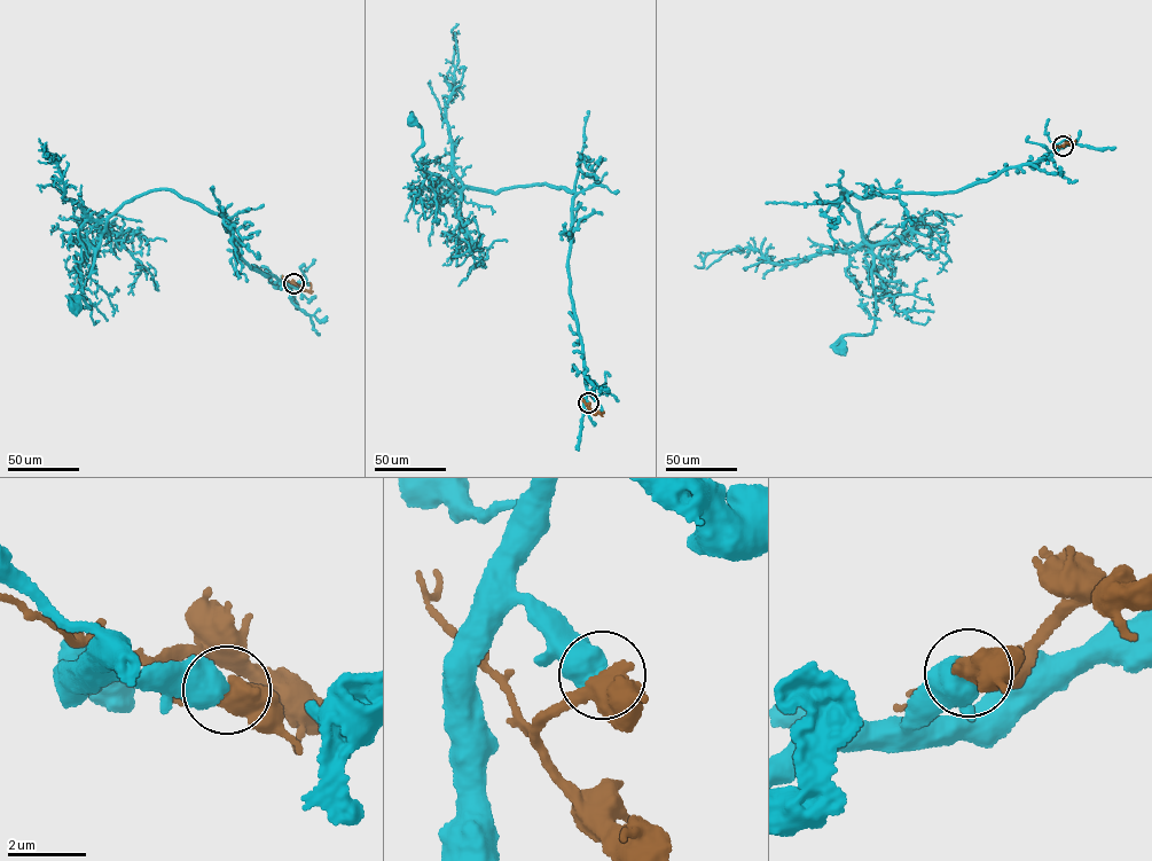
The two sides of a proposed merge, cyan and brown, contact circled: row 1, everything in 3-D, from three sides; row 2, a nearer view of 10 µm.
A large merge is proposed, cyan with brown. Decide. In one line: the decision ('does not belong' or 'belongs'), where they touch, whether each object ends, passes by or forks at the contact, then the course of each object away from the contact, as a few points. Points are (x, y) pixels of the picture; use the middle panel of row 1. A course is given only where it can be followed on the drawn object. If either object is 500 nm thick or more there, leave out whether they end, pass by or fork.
does not belong; at (588, 402); cyan runs (588, 402), (569, 276), (576, 195), (545, 185), (491, 193), (453, 187), (414, 159), (422, 128), (412, 120); brown runs (588, 402), (586, 406), (592, 412), (603, 412)

